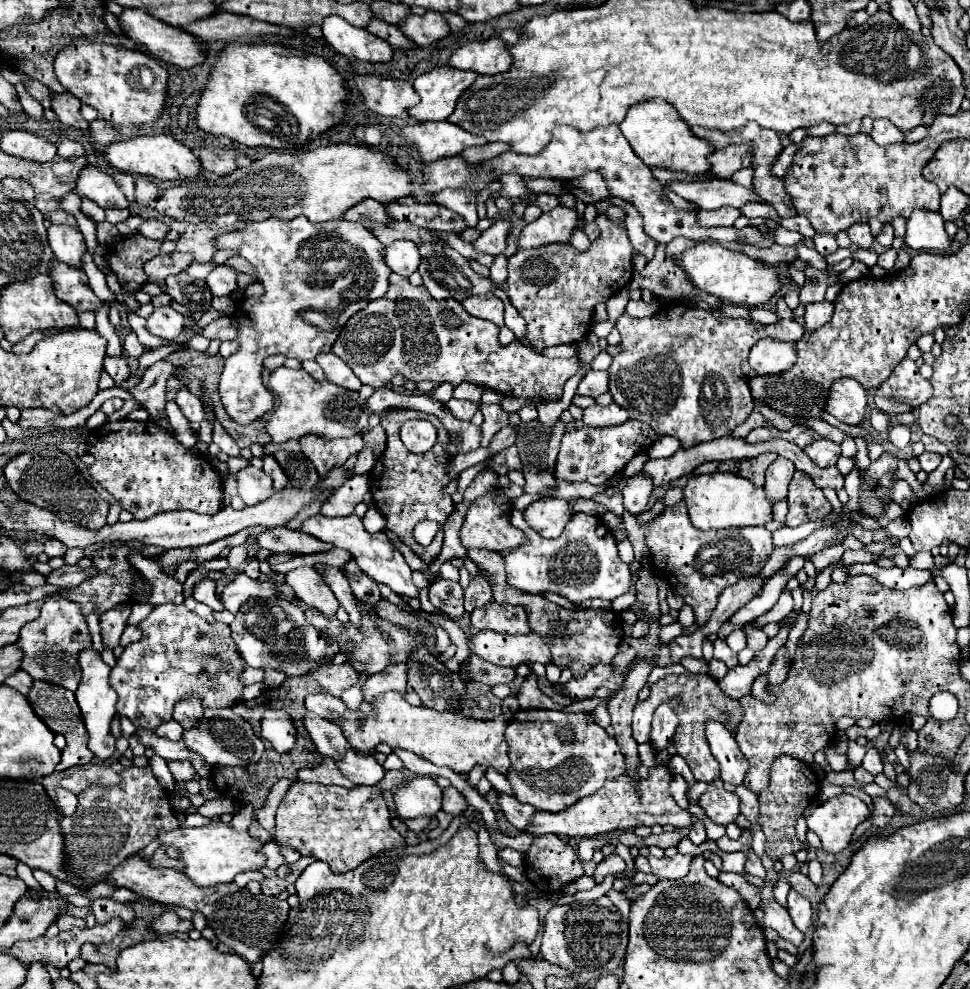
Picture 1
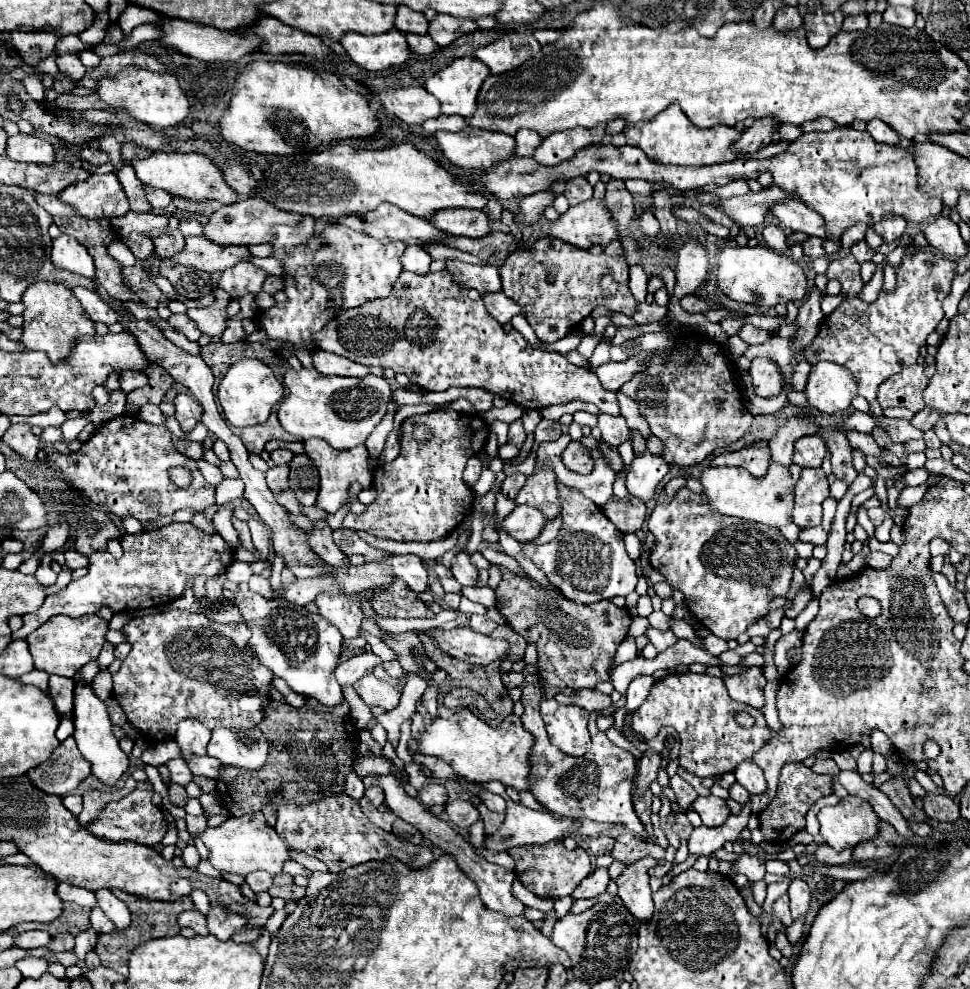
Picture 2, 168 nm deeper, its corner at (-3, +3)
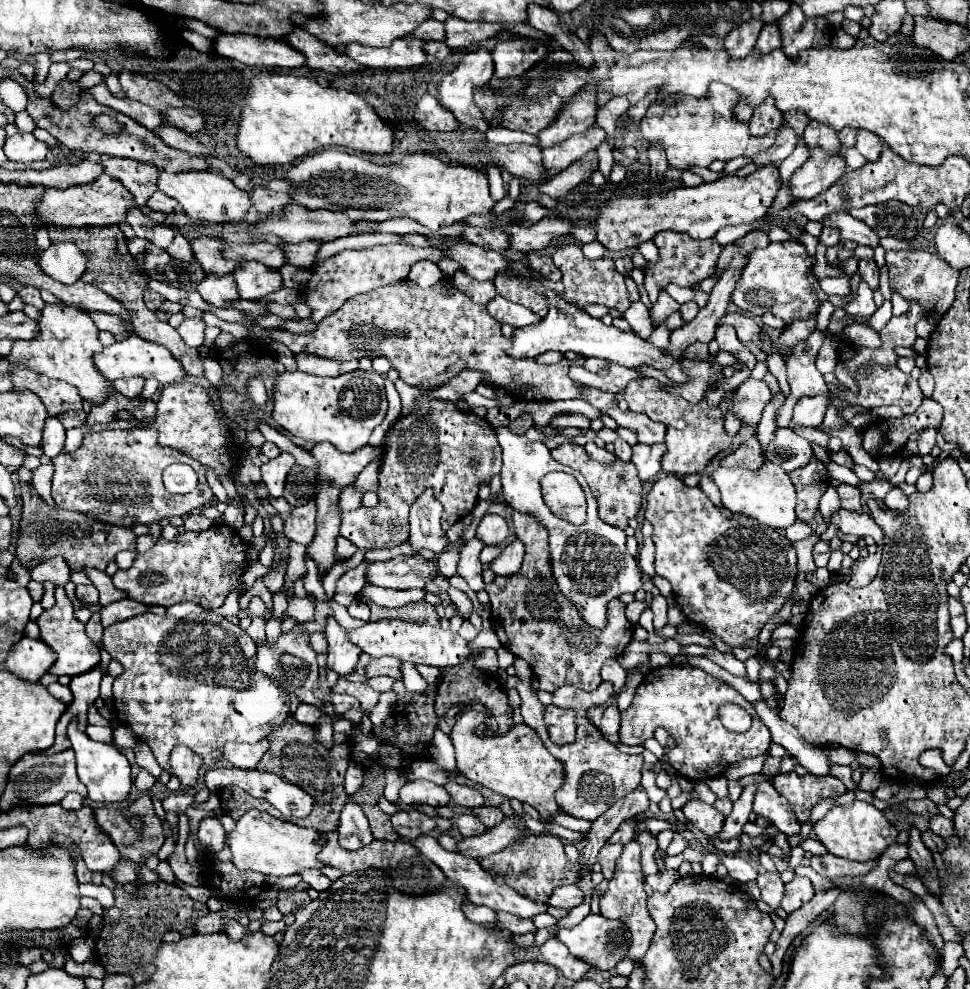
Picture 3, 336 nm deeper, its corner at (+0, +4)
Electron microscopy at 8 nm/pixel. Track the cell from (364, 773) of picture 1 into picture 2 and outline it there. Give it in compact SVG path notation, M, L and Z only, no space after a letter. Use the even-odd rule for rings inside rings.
M373 774L373 776L367 776L363 782L365 782L367 788L369 788L369 786L381 786L381 788L385 790L385 804L389 806L389 810L391 810L393 814L397 814L401 820L405 820L405 822L409 822L411 826L415 826L415 828L423 834L423 838L431 840L439 850L443 850L445 854L451 854L451 856L455 858L457 866L477 884L479 894L481 894L481 900L483 900L483 904L485 904L487 908L491 908L491 910L495 910L495 912L501 912L501 914L507 916L507 918L523 916L525 906L511 894L511 882L513 882L513 878L515 878L513 872L509 872L509 870L505 870L505 868L501 868L501 866L497 866L497 864L489 864L487 860L483 860L481 856L477 856L473 844L469 844L465 838L461 838L459 834L455 834L447 822L439 820L439 818L433 816L429 810L425 810L425 806L419 804L417 798L411 798L411 796L399 786L399 782L395 780L395 776L377 776L377 774Z

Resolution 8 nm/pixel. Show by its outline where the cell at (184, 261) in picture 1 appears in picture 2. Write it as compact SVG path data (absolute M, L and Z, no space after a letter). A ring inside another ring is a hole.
M193 236L187 238L187 246L173 258L173 262L193 266L205 272L221 272L249 258L251 252L247 246L233 246L233 244L219 246L203 236Z

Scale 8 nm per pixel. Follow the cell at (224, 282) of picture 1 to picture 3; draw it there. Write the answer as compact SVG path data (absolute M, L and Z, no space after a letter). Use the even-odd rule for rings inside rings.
M256 261L242 263L232 275L242 299L262 299L282 287L280 273Z

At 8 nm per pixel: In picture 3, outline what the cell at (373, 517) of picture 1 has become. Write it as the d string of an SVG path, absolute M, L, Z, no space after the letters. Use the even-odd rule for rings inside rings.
M348 485L348 487L342 491L342 495L340 495L340 501L338 501L340 509L342 509L342 511L358 509L358 507L362 505L362 495L364 495L364 491L362 491L360 487Z

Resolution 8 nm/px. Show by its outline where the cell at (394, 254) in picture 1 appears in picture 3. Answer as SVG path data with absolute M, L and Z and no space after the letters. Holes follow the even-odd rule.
M418 261L418 263L414 263L412 269L410 269L410 275L408 275L408 279L412 279L414 283L418 283L420 287L432 287L442 277L444 277L442 271L432 261Z

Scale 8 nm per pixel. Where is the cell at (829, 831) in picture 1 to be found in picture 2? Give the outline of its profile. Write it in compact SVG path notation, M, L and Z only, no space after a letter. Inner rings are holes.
M845 796L835 806L825 806L817 814L821 836L835 850L855 848L879 832L879 818L873 808L859 796Z

